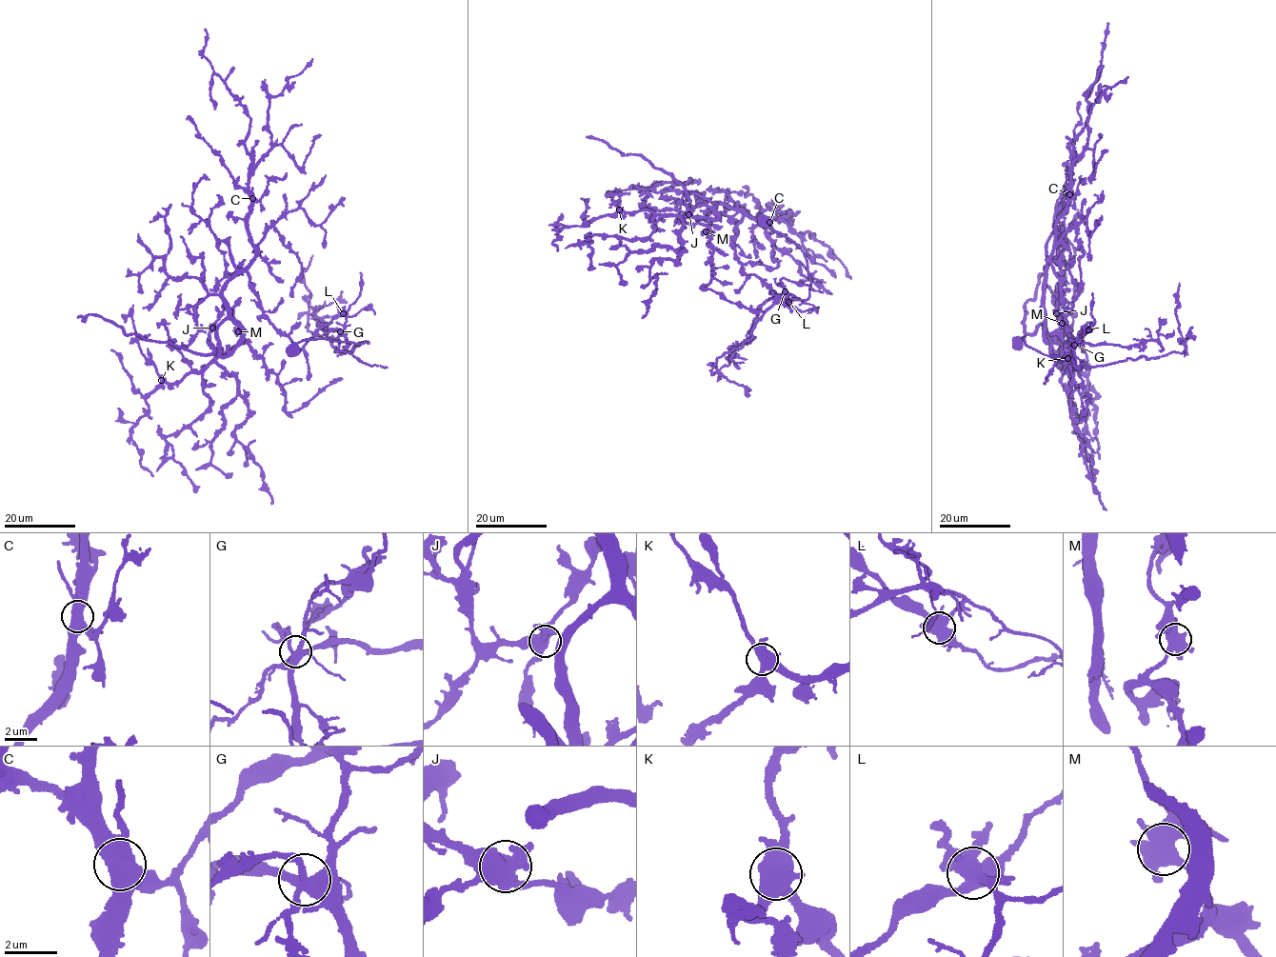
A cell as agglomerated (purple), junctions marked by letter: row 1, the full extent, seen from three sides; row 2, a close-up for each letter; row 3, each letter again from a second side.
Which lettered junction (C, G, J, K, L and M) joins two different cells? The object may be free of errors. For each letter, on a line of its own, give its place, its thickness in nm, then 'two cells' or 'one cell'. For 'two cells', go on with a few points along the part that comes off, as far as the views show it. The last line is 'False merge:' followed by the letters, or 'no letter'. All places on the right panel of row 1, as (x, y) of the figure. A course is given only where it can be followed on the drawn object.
C: place (1069, 194); calibre 550 nm; one cell
G: place (1074, 345); calibre 380 nm; one cell
J: place (1056, 313); calibre 600 nm; one cell
K: place (1067, 358); calibre 600 nm; one cell
L: place (1088, 329); calibre 650 nm; two cells; course (1088, 329), (1078, 333), (1074, 353), (1078, 366), (1183, 352), (1186, 344), (1176, 309), (1179, 283)
M: place (1062, 323); calibre 600 nm; one cell
False merge: L

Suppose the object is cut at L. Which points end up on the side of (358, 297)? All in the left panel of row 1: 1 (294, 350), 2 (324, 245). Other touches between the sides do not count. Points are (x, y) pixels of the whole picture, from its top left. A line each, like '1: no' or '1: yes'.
1: no
2: yes

